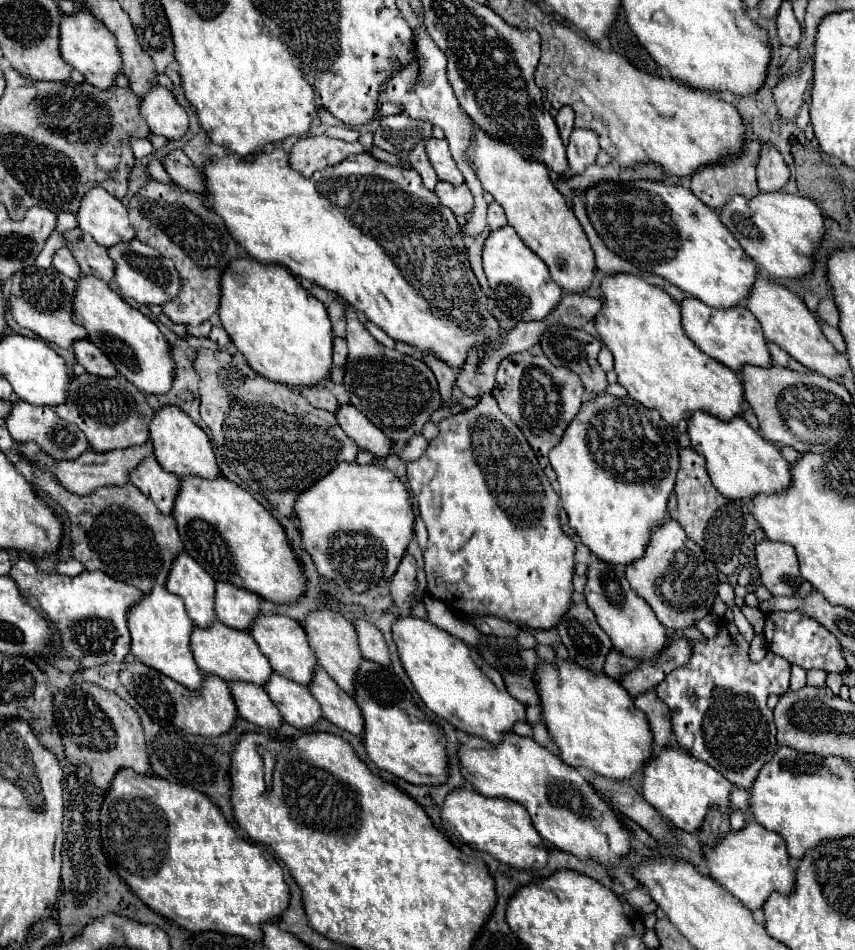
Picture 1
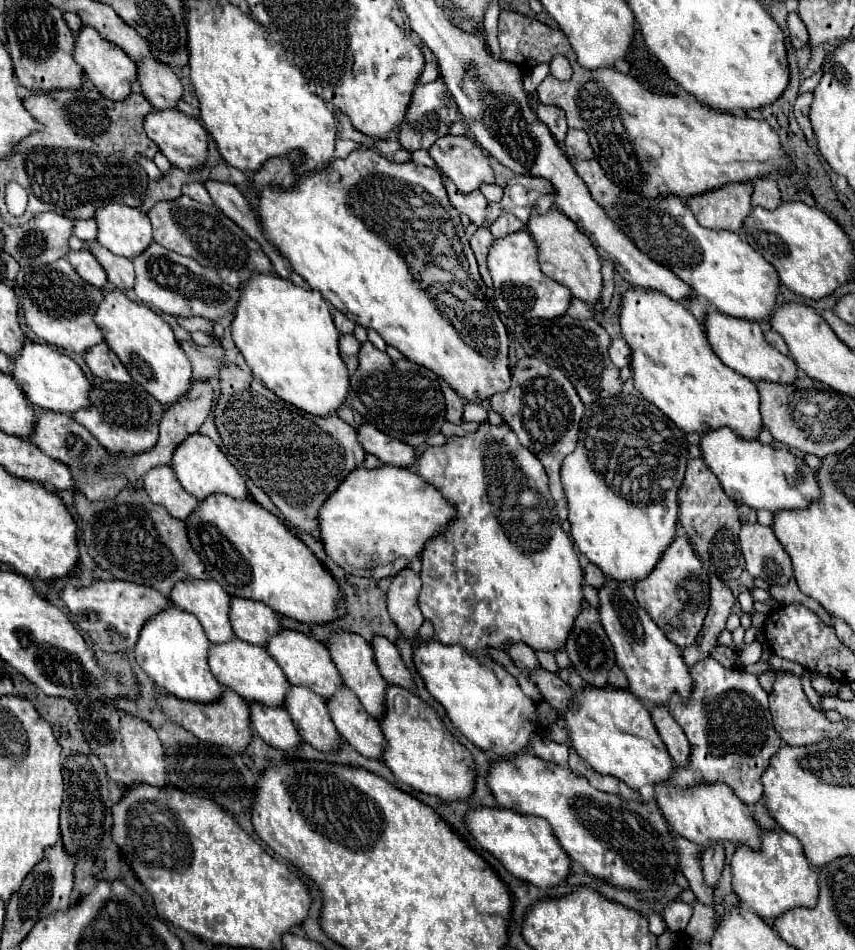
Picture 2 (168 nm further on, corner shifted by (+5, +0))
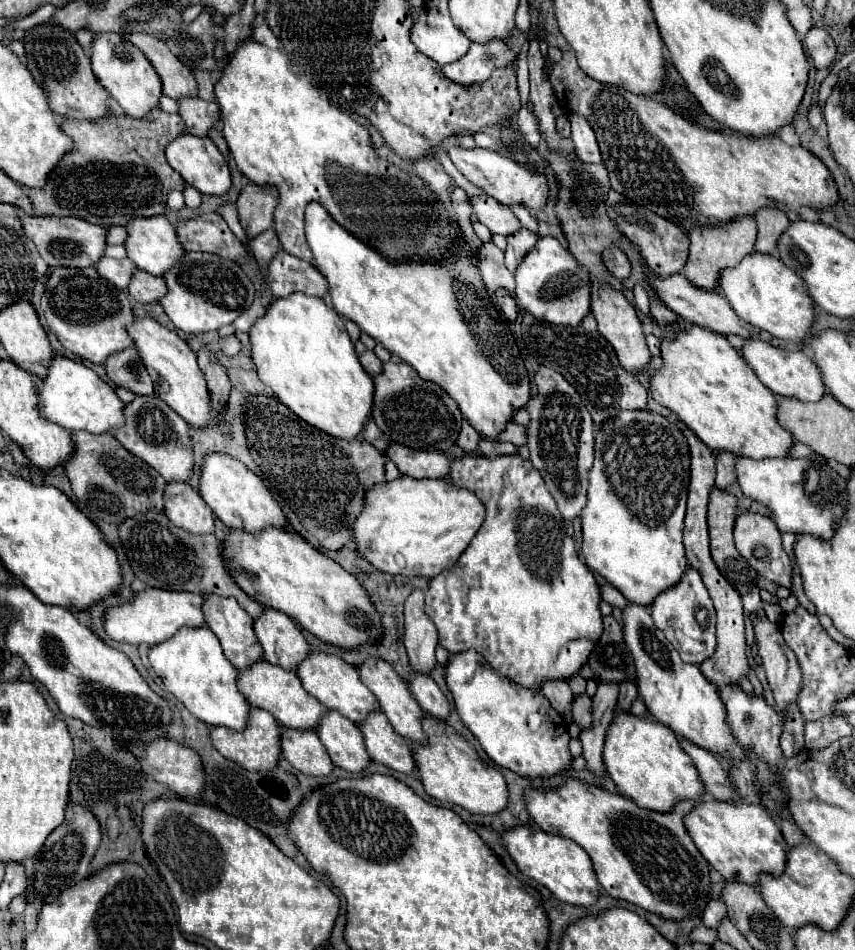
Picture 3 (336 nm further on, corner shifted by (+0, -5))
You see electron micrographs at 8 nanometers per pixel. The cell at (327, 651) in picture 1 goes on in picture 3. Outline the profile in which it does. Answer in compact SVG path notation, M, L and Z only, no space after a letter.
M368 657L362 665L356 665L358 673L360 673L360 679L362 683L374 693L374 697L378 699L378 705L380 705L380 711L388 717L390 725L394 727L394 731L410 741L418 741L422 743L426 737L424 737L424 731L420 727L420 719L422 719L422 709L418 707L418 703L414 701L414 697L410 695L408 687L406 687L406 681L382 659L376 659L376 657Z

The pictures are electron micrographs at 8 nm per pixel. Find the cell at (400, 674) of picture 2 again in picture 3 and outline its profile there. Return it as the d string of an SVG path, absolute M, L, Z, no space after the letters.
M414 671L406 683L408 683L408 691L418 701L424 713L438 717L438 719L448 717L448 701L444 693L438 689L438 685L428 675Z

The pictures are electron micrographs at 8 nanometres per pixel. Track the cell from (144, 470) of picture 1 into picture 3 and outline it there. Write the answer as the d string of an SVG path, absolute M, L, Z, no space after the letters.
M172 481L164 493L164 513L170 521L190 533L212 533L214 513L188 483Z

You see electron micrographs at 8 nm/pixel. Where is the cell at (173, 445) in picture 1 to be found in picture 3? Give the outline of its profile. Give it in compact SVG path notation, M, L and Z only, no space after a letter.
M208 453L200 469L200 497L214 511L214 515L232 529L244 529L248 533L258 533L268 525L286 527L286 517L280 505L274 501L260 477L256 477L244 463L226 453Z

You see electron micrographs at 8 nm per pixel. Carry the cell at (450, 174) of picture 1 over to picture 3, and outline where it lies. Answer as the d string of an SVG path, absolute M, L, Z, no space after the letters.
M450 147L448 155L452 159L452 163L456 165L456 169L478 189L482 189L486 195L494 197L498 203L502 205L510 205L510 203L518 203L518 205L526 205L532 209L542 209L548 197L548 181L546 177L536 177L530 175L528 169L522 169L518 163L514 163L508 157L502 157L498 151L492 149L464 149L464 147Z

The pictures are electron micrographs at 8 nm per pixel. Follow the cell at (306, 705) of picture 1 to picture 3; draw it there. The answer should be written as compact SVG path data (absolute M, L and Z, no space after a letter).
M328 709L326 715L320 717L316 735L334 765L350 773L360 773L370 763L358 725L342 717L336 709Z

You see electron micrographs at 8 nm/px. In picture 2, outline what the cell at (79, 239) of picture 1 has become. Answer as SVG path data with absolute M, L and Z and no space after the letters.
M87 242L89 250L93 250L93 256L97 256L99 264L105 268L109 282L115 284L119 290L131 290L135 286L135 270L133 262L129 258L115 256L107 248L103 248L99 242Z

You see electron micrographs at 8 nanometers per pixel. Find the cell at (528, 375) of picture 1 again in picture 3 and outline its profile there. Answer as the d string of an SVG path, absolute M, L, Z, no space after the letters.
M540 367L536 371L536 395L530 397L524 409L530 415L530 423L526 427L530 461L544 475L562 517L572 521L586 505L586 477L594 455L594 423L590 413L580 401L576 389L560 373L548 367Z

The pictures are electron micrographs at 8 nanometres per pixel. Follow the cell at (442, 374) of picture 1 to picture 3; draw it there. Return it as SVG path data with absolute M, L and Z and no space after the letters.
M464 421L464 423L462 423L462 429L460 429L458 445L460 445L466 453L476 453L478 439L480 439L480 433L478 433L478 431L468 423L468 421Z

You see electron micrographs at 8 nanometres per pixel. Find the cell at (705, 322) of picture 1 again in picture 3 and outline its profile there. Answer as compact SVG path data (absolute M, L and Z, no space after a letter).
M744 339L742 345L742 357L750 365L750 369L756 373L756 377L774 393L782 397L796 397L802 401L818 401L824 393L826 387L820 379L818 367L812 363L810 357L806 357L802 351L786 351L780 347L774 347L764 341L756 339Z

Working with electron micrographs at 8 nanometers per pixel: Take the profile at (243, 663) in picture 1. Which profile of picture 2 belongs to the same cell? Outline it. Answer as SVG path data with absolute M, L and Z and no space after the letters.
M239 638L225 642L225 644L211 644L209 648L209 668L213 676L239 696L243 696L247 702L259 702L273 708L283 708L287 692L291 688L287 676L279 668L279 664L271 658L271 654L265 648L257 648L249 642L243 642Z

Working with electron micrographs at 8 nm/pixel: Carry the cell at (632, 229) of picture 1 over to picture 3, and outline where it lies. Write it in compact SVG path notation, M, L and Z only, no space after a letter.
M754 251L734 269L724 269L722 277L718 277L718 293L732 305L740 319L782 341L802 343L810 335L814 305L806 293L804 281L774 255Z

